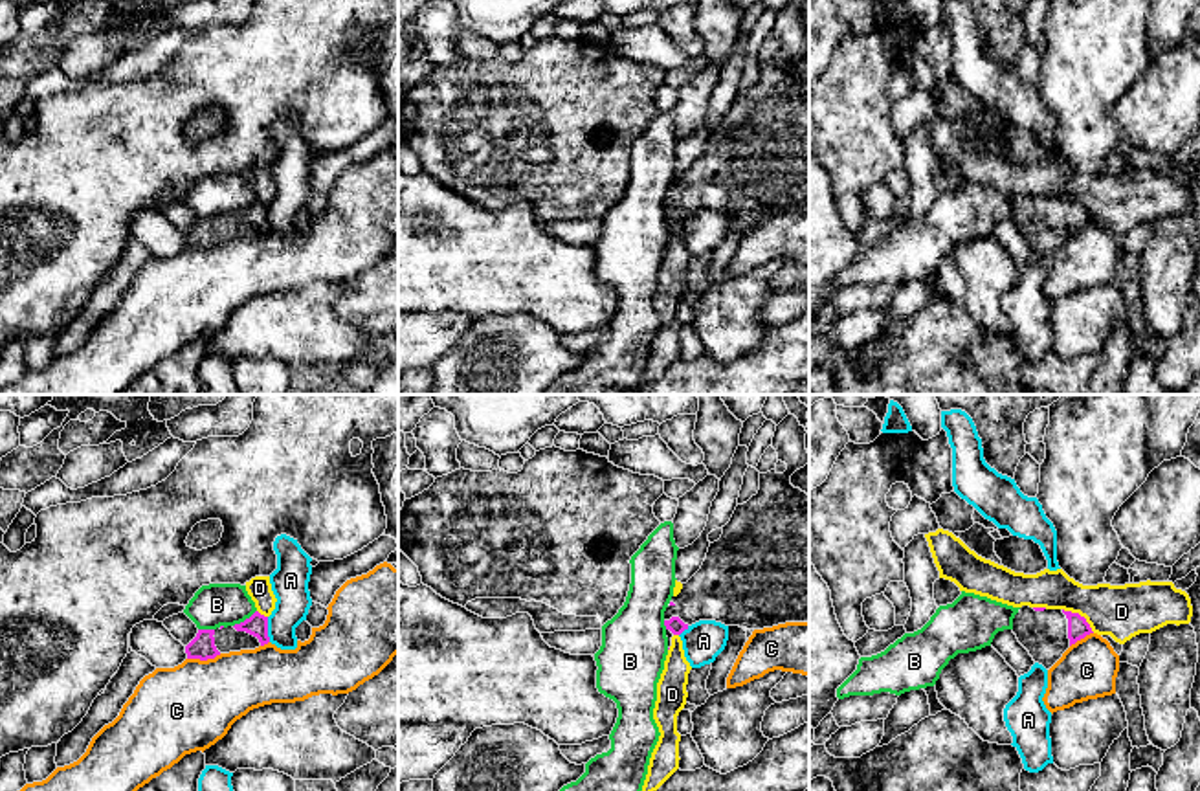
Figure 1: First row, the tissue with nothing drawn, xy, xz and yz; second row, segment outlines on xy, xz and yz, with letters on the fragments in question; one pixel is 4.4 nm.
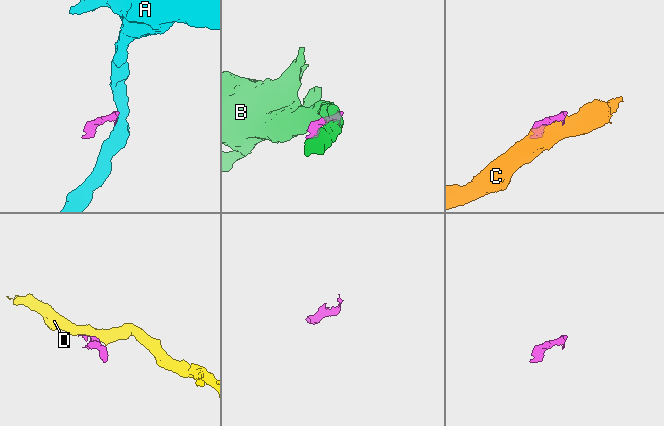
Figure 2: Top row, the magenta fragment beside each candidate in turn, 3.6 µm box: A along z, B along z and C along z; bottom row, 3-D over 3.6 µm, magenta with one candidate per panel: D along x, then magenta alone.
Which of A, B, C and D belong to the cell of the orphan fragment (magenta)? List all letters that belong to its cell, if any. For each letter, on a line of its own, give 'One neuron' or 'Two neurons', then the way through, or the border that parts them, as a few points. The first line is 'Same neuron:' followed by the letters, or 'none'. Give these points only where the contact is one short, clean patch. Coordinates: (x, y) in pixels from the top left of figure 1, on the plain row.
Same neuron: none
A: Two neurons. Boundary: xy (266, 206), (266, 224), (270, 230)
B: Two neurons. Boundary: xy (255, 199), (233, 215)
C: Two neurons
D: Two neurons. Boundary: yz (1063, 197), (1079, 202), (1094, 221)

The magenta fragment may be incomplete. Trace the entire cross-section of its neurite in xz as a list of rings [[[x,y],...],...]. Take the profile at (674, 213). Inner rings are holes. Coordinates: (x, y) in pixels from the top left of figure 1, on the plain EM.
[[[791,2],[776,15],[771,35],[787,59],[760,62],[758,83],[736,95],[721,127],[710,132],[701,158],[672,185],[664,200],[668,239],[673,224],[699,209],[747,218],[809,211],[809,84],[791,73],[791,64],[809,51],[806,22]]]

